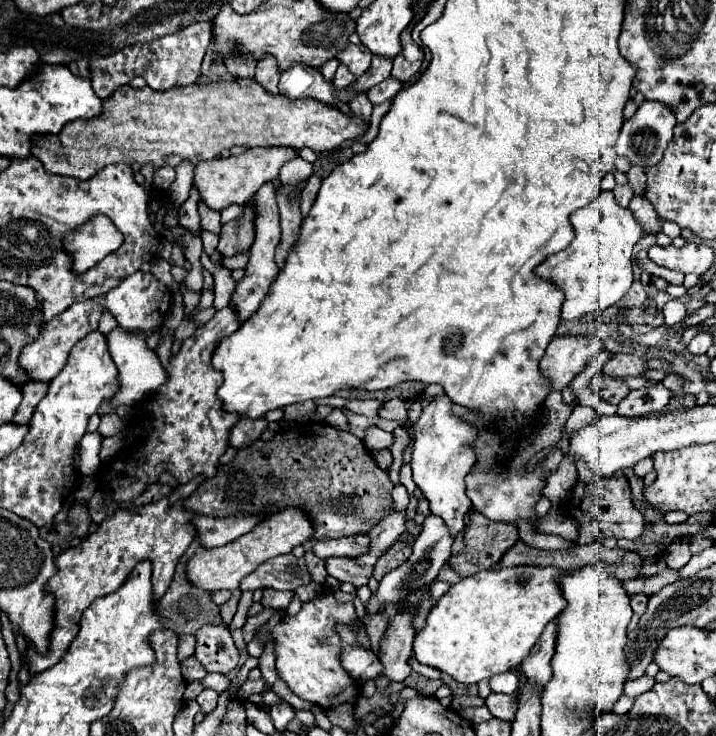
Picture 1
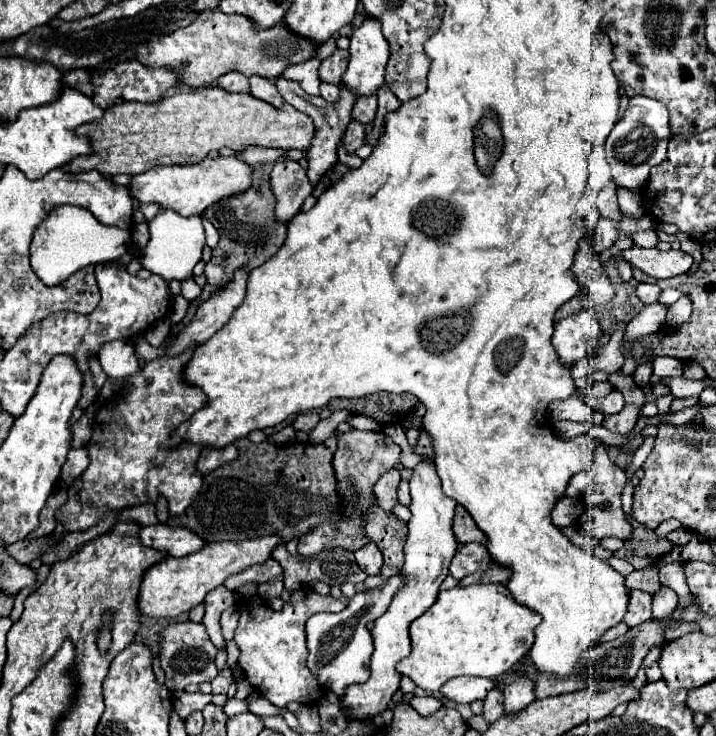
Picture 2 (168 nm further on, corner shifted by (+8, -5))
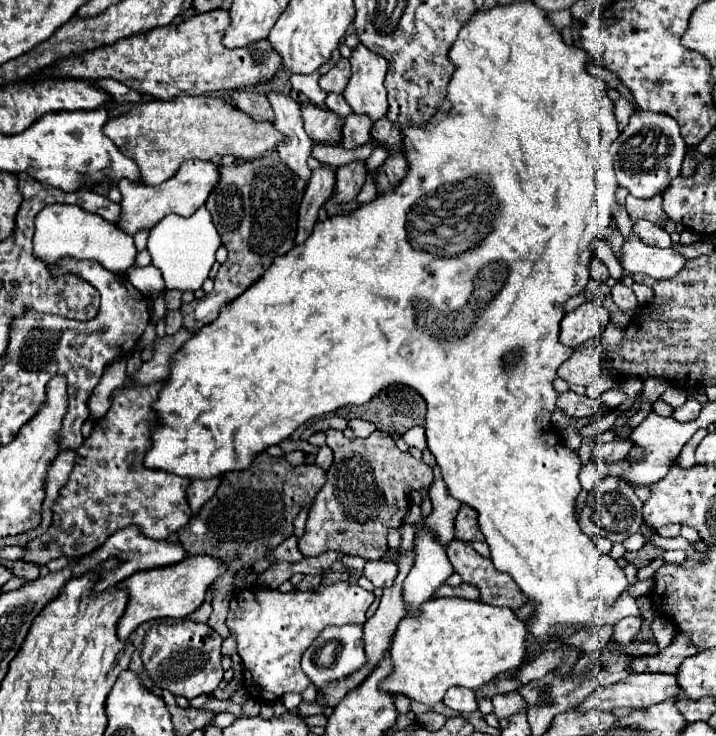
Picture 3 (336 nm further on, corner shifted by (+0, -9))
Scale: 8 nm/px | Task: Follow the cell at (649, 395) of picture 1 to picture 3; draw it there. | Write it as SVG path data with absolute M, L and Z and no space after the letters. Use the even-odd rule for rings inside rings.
M615 437L613 441L597 447L597 451L605 457L605 463L615 463L619 459L625 459L627 451L633 447L633 441L631 439L621 439L621 437Z

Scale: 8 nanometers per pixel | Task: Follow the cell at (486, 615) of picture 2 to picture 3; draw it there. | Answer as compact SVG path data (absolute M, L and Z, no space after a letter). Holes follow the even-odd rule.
M461 597L427 601L415 621L399 623L391 645L395 671L381 683L383 691L403 693L413 701L435 705L453 685L477 689L495 675L515 671L527 655L529 631L513 609Z

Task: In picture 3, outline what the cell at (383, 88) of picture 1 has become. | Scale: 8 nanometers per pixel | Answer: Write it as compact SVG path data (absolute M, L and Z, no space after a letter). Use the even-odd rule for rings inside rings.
M351 113L349 117L345 117L345 125L343 125L343 147L347 149L357 149L365 143L371 141L371 127L373 127L373 119L367 115L357 115Z

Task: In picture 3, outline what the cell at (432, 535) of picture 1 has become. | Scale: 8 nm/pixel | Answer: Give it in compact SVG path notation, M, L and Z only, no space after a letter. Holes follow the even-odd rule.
M349 623L349 625L341 625L341 627L335 627L335 625L325 627L317 635L317 639L311 643L311 647L303 653L301 667L303 667L305 675L315 683L315 687L325 689L331 683L351 677L365 663L367 663L367 655L365 655L365 643L363 643L363 625Z

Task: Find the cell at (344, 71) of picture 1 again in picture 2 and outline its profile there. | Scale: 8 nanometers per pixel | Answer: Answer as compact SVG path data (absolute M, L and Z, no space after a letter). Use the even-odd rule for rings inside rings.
M321 83L321 97L329 103L339 101L339 87L335 87L331 83Z

